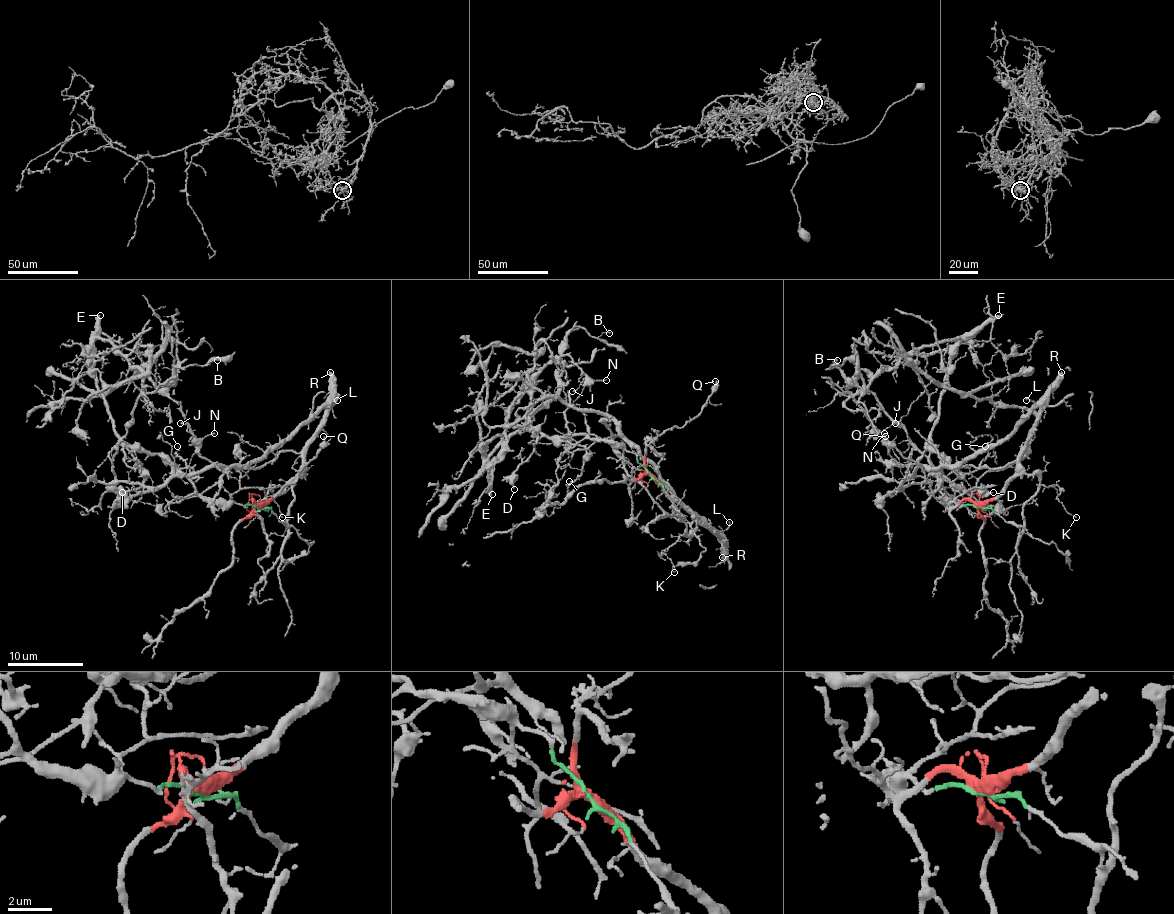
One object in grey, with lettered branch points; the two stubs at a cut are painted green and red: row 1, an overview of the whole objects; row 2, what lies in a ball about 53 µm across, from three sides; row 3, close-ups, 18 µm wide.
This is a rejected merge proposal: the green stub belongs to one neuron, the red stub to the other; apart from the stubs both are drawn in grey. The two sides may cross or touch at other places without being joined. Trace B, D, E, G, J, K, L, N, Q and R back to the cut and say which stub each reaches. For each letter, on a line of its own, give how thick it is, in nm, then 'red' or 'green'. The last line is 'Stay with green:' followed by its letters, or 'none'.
B: calibre 130 nm; green
D: calibre 280 nm; green
E: calibre 380 nm; green
G: calibre 70 nm; green
J: calibre 120 nm; green
K: calibre 100 nm; red
L: calibre 120 nm; red
N: calibre 110 nm; green
Q: calibre 180 nm; red
R: calibre 440 nm; red
Stay with green: B, D, E, G, J, N

